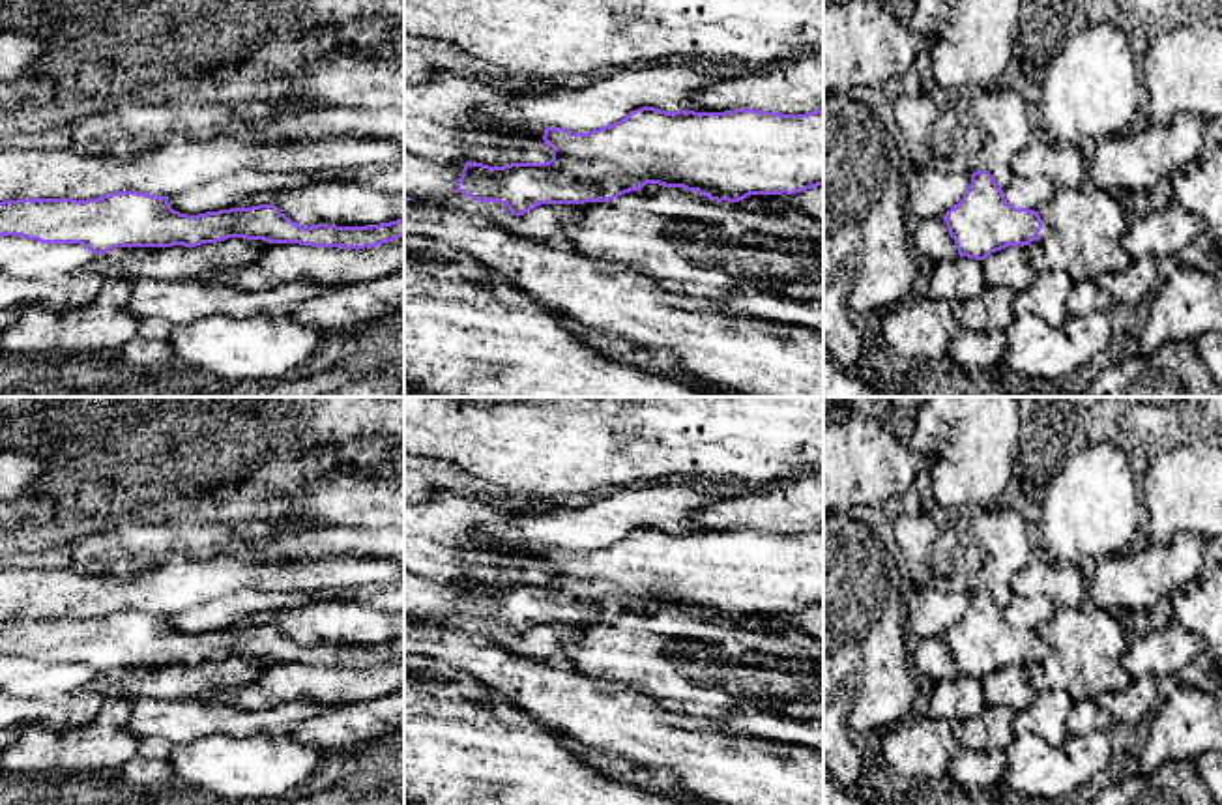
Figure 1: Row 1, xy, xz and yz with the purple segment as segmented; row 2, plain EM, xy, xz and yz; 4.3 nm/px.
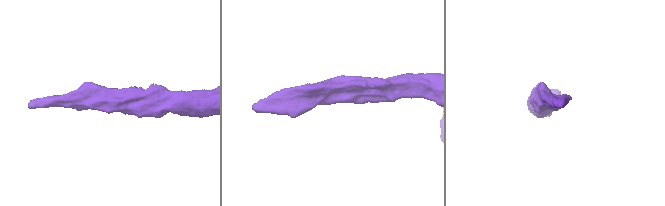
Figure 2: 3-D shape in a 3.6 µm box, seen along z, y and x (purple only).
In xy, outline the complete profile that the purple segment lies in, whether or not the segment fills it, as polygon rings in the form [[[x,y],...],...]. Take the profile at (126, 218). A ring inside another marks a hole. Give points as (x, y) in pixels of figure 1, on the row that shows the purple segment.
[[[116,191],[97,198],[17,198],[0,202],[0,236],[41,243],[80,243],[94,255],[116,247],[196,247],[228,238],[365,249],[404,236],[404,217],[382,225],[301,227],[273,204],[198,215],[170,208],[168,197]]]

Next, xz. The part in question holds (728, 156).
[[[642,107],[588,133],[546,127],[543,140],[552,148],[550,161],[503,167],[466,161],[457,191],[479,202],[505,204],[518,217],[541,204],[608,202],[646,183],[698,191],[717,202],[793,195],[823,185],[823,109],[780,114],[754,109],[666,112]]]

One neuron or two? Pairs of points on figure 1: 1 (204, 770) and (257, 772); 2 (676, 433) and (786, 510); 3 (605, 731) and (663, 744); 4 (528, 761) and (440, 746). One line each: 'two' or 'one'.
1: one
2: two
3: one
4: one

